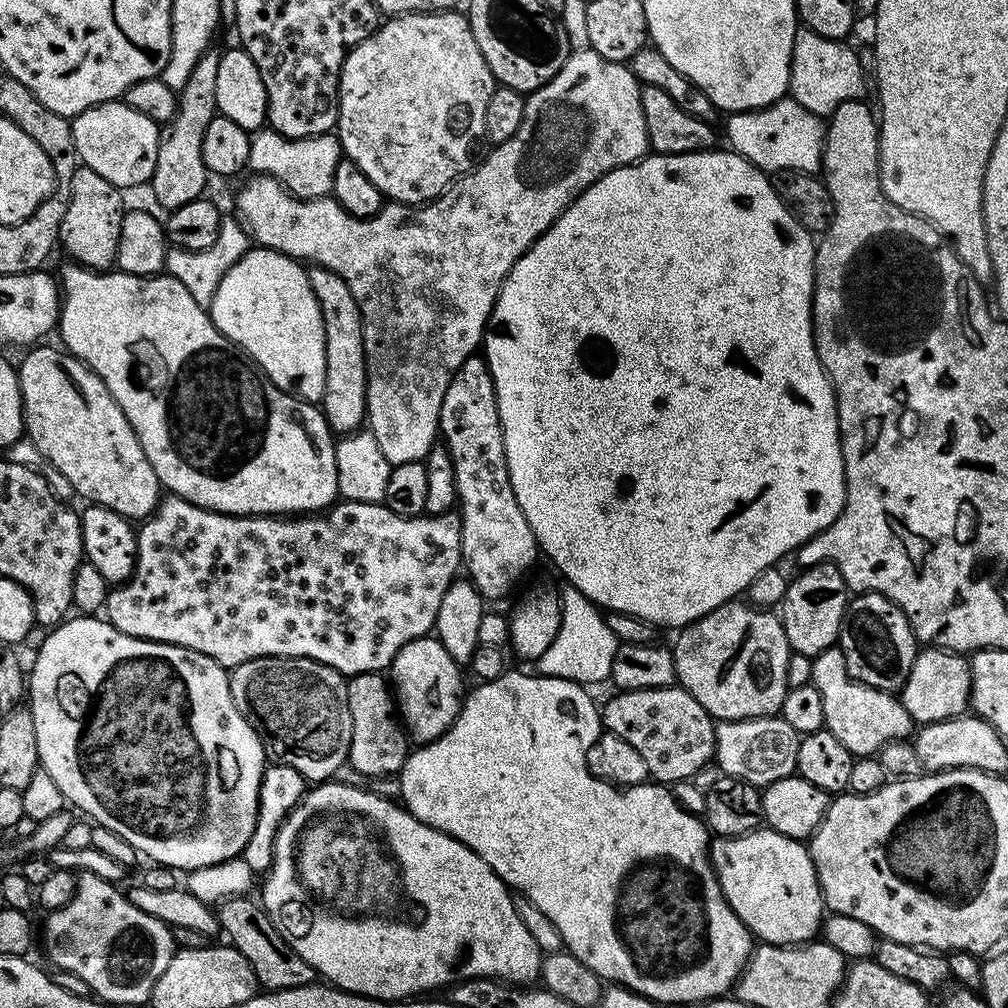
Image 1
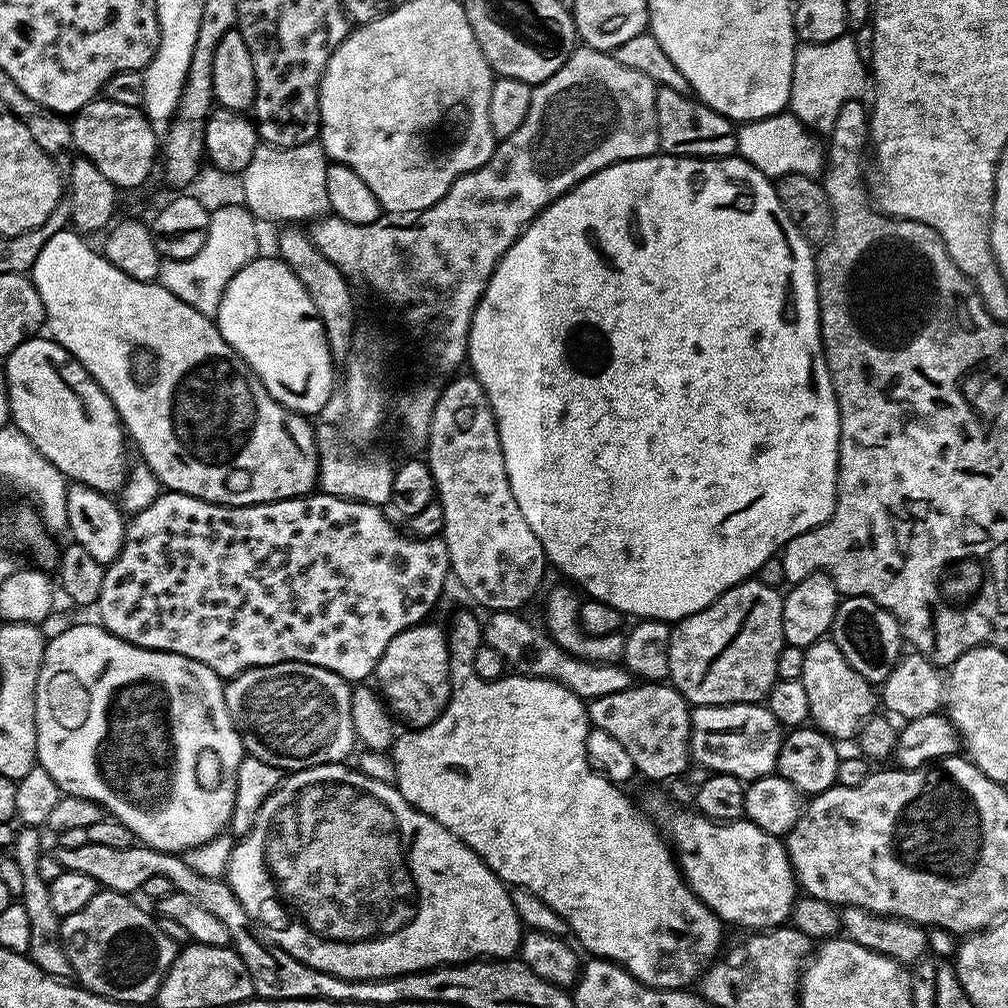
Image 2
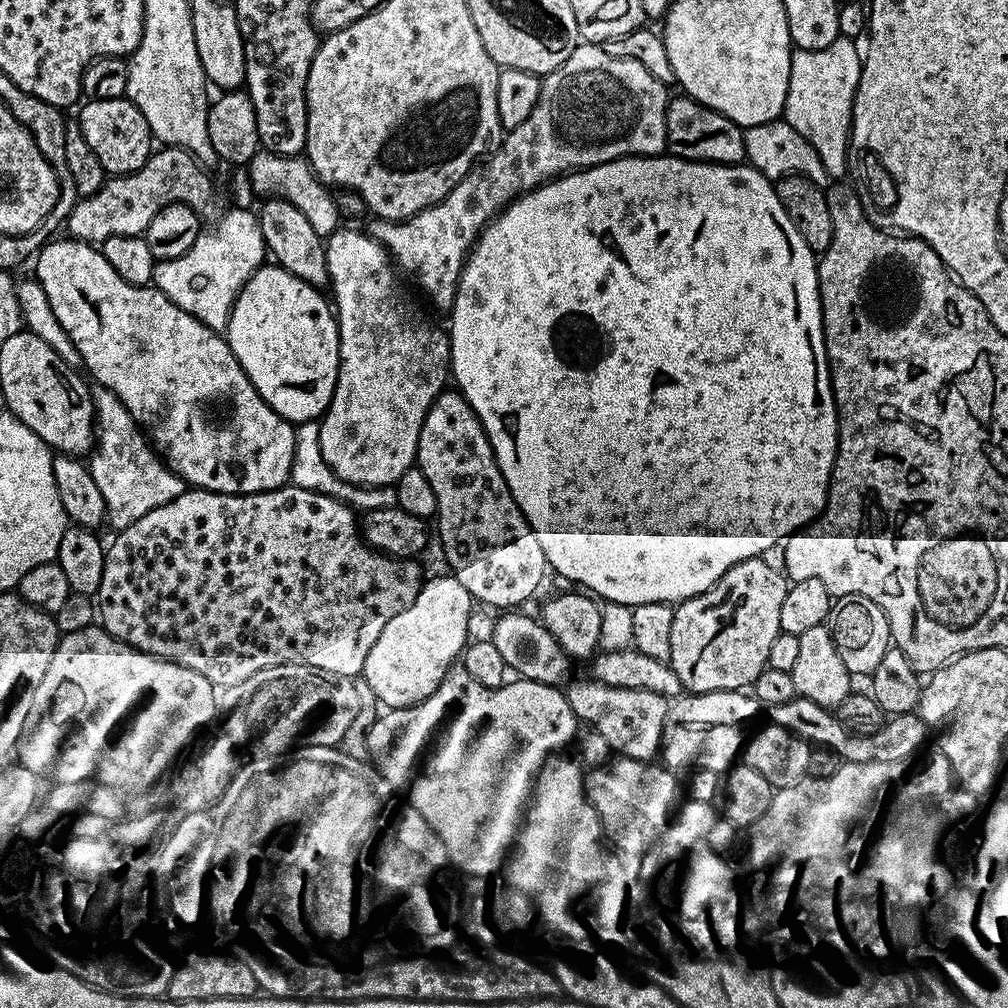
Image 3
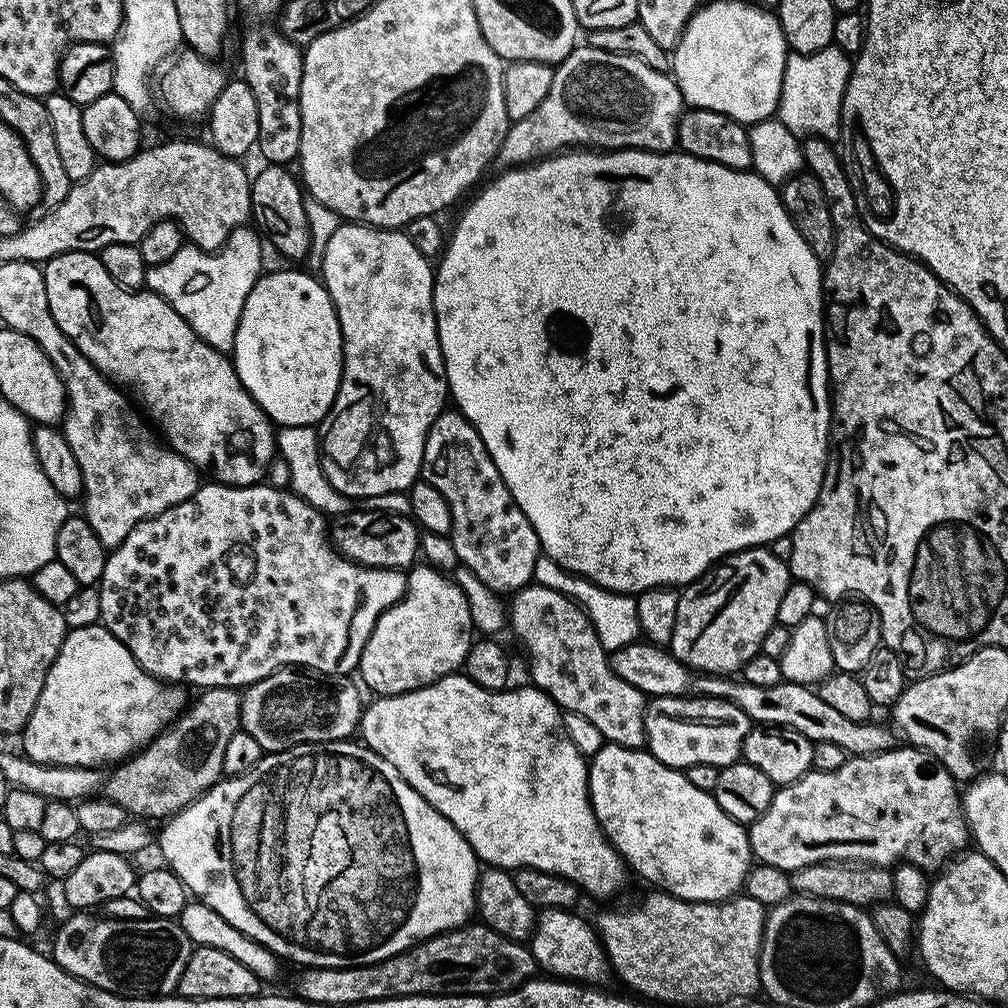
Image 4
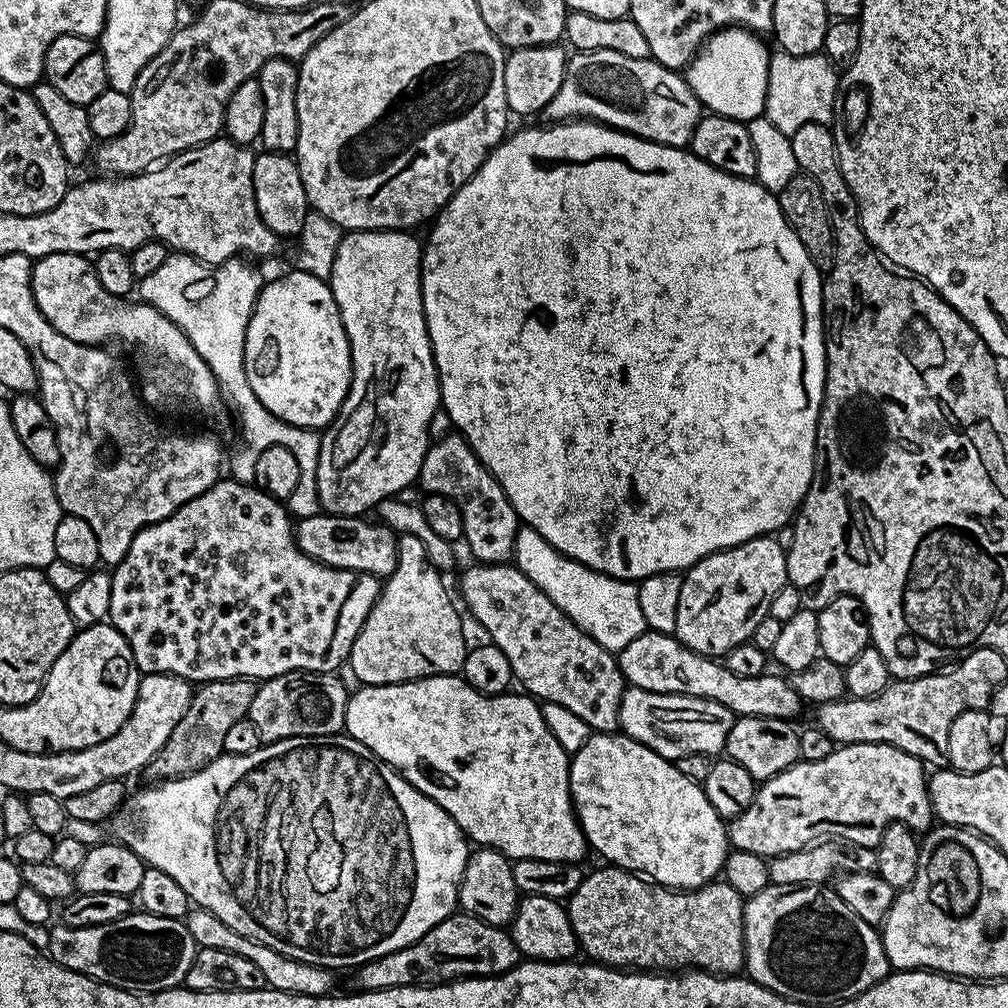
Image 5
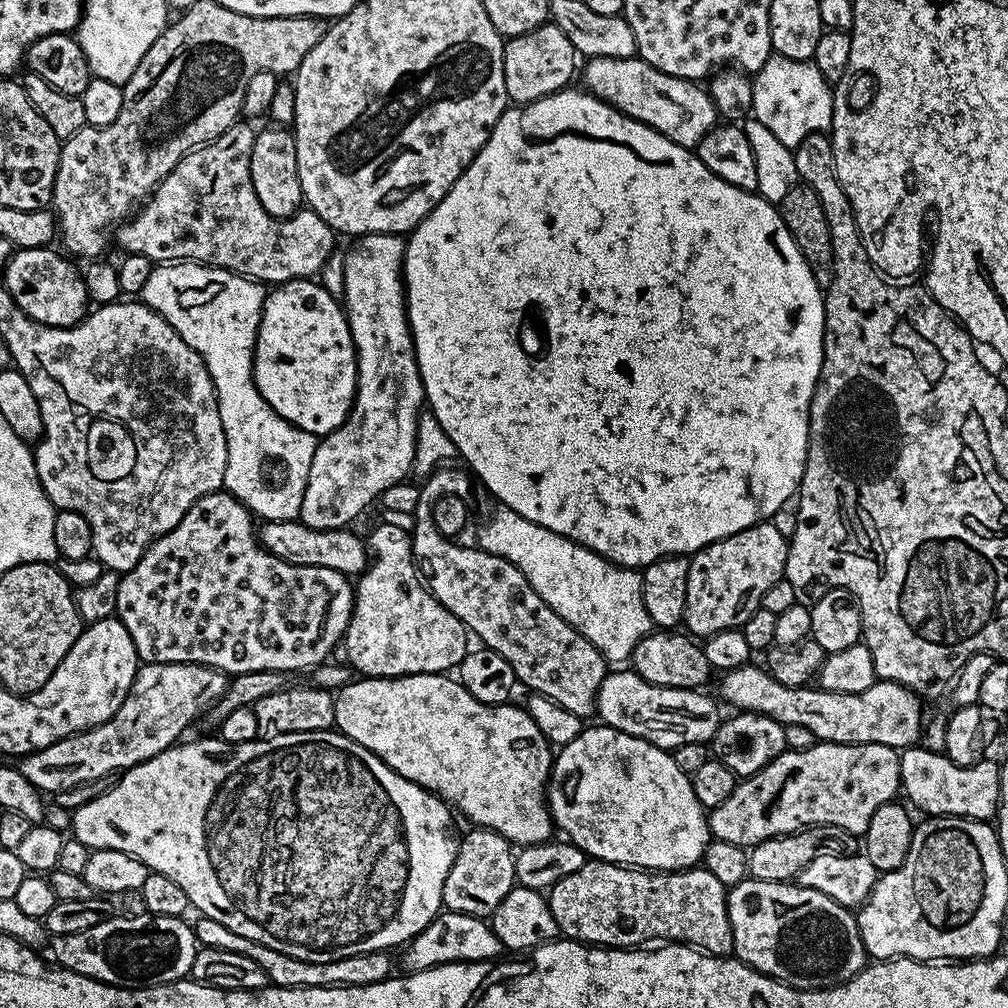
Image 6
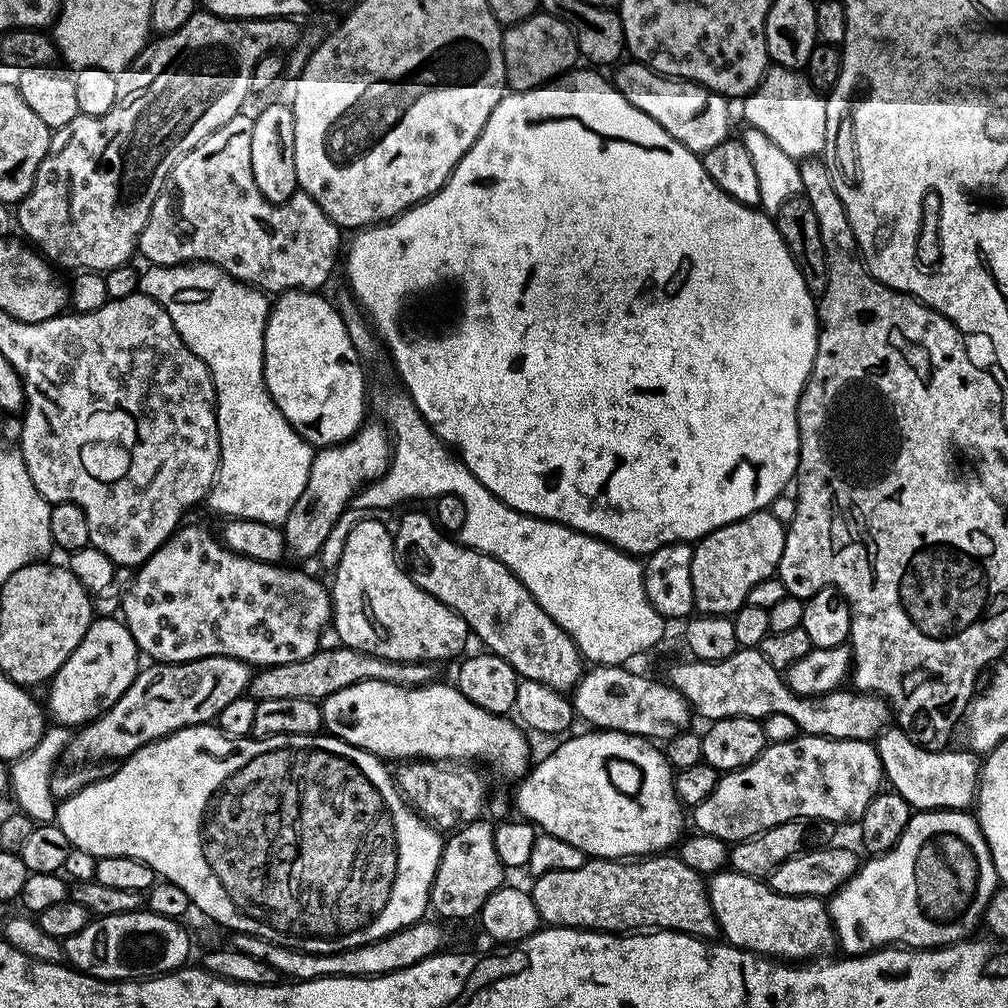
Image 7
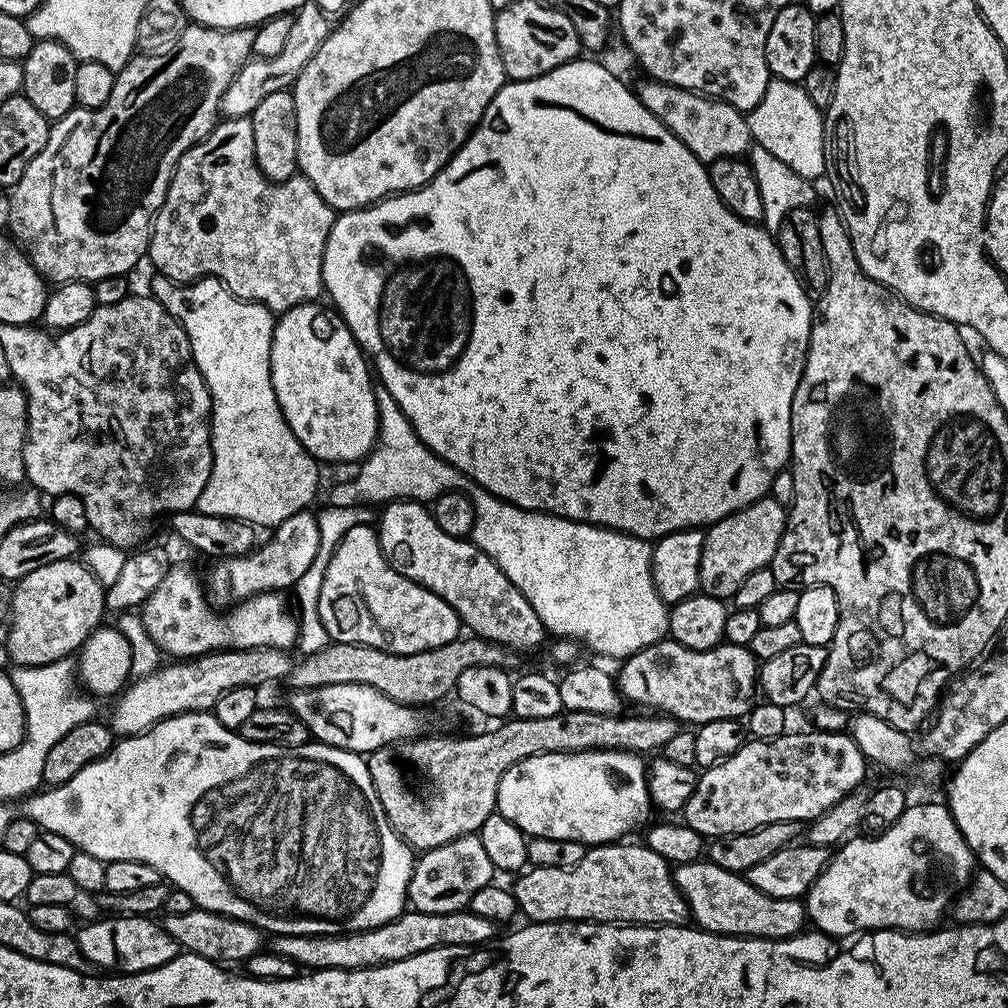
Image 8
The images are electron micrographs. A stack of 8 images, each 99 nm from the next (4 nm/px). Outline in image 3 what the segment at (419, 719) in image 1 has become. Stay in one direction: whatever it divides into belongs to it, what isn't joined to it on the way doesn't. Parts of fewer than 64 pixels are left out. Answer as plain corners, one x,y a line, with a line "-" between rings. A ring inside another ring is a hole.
445,574
445,576
436,576
425,579
423,586
420,588
418,598
402,614
394,614
390,622
386,622
382,634
378,634
378,642
370,646
370,654
366,654
366,662
362,676
370,684
370,689
374,690
379,703
388,710
398,708
412,708
416,704
421,704
446,678
453,664
457,663
458,657
463,653
465,644
469,643
468,623
472,620
472,607
474,601
472,596
458,582
455,576

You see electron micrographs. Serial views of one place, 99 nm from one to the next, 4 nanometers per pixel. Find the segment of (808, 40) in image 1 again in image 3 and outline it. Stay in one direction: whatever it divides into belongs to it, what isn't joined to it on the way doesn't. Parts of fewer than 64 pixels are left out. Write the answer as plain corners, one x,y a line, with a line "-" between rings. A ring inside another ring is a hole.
839,36
833,44
826,46
826,50
795,49
790,62
790,86
782,113
783,120
790,126
794,126
794,130
798,130
798,134
802,134
802,138
806,138
806,142
810,142
810,146
814,146
818,158
822,158
824,169
836,182
843,181
850,172
852,107
858,90
862,63
862,52
861,49
856,49
856,44
855,39

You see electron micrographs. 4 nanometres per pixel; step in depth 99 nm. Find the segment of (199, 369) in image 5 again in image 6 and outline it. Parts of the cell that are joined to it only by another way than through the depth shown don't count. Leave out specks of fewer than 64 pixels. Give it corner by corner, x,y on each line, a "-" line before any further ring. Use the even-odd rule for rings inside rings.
45,246
42,248
16,248
8,258
8,263
3,265
2,282
8,287
8,293
14,298
23,312
39,324
49,324
55,328
68,328
71,324
79,324
84,319
90,308
84,273
78,267
71,264
73,261
67,255
59,256
55,247

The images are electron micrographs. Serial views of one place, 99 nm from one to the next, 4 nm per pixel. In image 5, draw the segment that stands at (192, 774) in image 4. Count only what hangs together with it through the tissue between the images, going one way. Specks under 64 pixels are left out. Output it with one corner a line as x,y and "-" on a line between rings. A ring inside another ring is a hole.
242,678
203,681
193,691
190,706
186,714
182,714
178,726
174,726
166,746
162,746
162,750
158,750
156,757
149,762
146,769
146,775
152,779
149,781
163,782
175,780
178,776
188,776
214,762
214,758
225,755
226,734
234,722
247,717
257,687
257,681

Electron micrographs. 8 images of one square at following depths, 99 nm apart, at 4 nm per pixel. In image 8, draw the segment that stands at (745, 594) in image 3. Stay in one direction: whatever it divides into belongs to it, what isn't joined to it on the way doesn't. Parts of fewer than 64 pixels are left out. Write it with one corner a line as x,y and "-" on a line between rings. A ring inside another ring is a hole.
767,495
762,500
730,513
726,518
716,521
704,532
702,562
700,563
700,592
727,601
736,593
738,586
746,580
746,574
762,570
771,565
778,550
778,542
788,523
785,505

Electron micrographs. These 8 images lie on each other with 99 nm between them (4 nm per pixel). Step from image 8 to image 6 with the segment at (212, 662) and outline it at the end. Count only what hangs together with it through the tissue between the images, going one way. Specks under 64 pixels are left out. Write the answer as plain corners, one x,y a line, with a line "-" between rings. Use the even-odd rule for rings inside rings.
141,663
114,718
19,757
22,778
42,794
55,794
70,790
70,786
82,786
82,782
94,782
94,778
123,773
177,743
196,716
205,715
223,696
228,681
225,673
201,664

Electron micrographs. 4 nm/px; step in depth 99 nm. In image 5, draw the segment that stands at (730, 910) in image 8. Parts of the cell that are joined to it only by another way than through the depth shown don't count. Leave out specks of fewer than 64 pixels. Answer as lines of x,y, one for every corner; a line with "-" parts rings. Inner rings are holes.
769,883
761,892
751,893
745,899
744,968
748,979
805,1006
839,1006
843,1000
854,998
885,980
890,971
880,932
873,925
862,922
862,918
838,898
835,887
824,884
798,884
795,888
782,890
777,884

